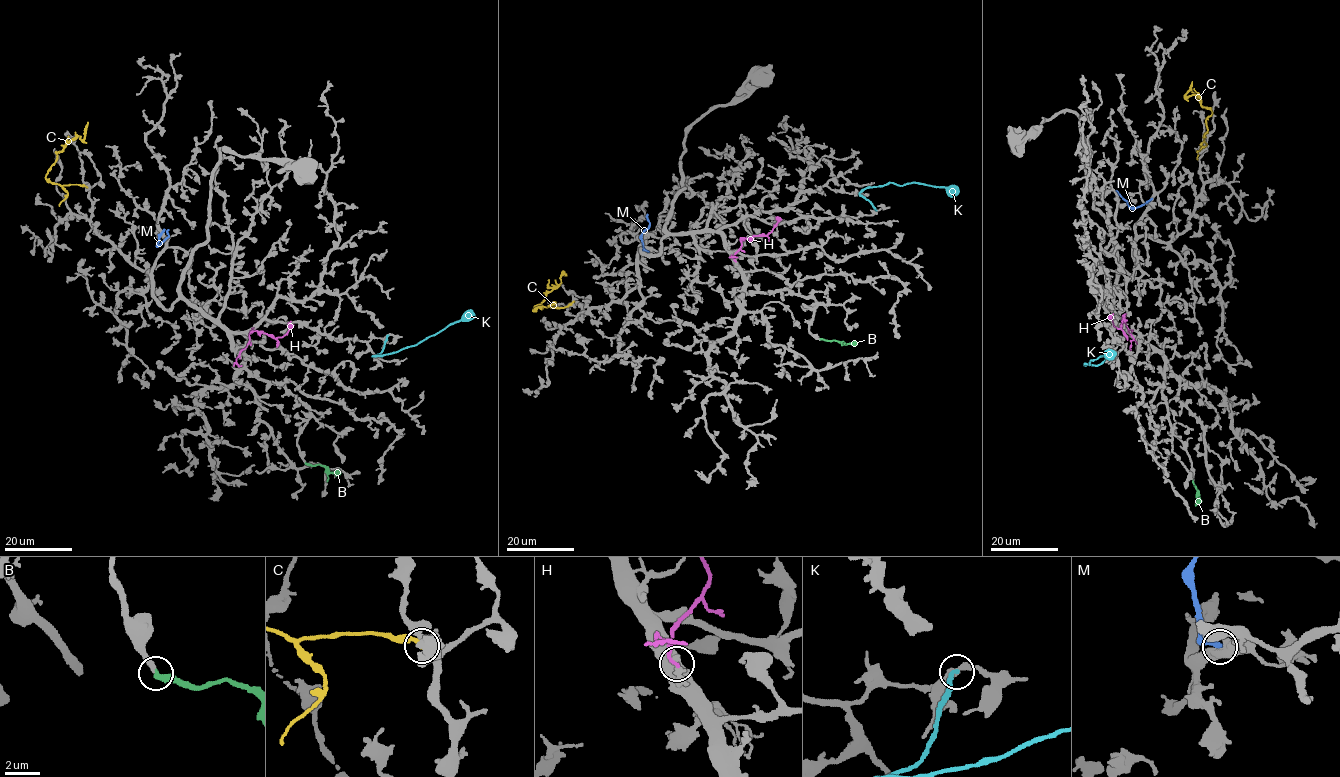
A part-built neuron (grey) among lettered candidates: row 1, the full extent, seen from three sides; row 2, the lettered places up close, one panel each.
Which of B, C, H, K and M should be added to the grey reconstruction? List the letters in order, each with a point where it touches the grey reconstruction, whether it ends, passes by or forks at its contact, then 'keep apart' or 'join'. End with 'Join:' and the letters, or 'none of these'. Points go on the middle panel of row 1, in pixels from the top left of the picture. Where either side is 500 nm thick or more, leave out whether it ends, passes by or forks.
B: meets grey at (820, 338); it ends there; join
C: meets grey at (573, 301); it ends there; keep apart
H: meets grey at (735, 261); it ends there; keep apart
K: meets grey at (876, 210); it ends there; keep apart
M: meets grey at (647, 251); keep apart
Join: B

